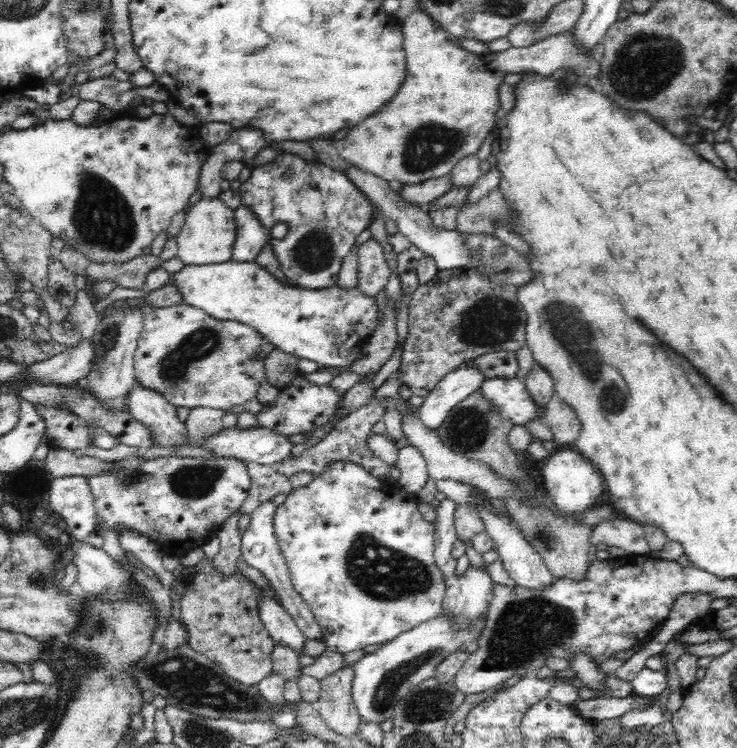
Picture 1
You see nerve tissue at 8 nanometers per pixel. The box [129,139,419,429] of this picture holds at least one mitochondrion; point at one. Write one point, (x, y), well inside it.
(179, 365)

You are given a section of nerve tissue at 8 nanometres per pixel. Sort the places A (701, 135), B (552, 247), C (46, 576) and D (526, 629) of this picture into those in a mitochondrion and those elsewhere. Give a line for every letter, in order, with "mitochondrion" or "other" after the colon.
A: other
B: other
C: mitochondrion
D: mitochondrion

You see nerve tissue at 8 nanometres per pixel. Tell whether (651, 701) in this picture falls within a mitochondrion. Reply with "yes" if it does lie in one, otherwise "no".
no

